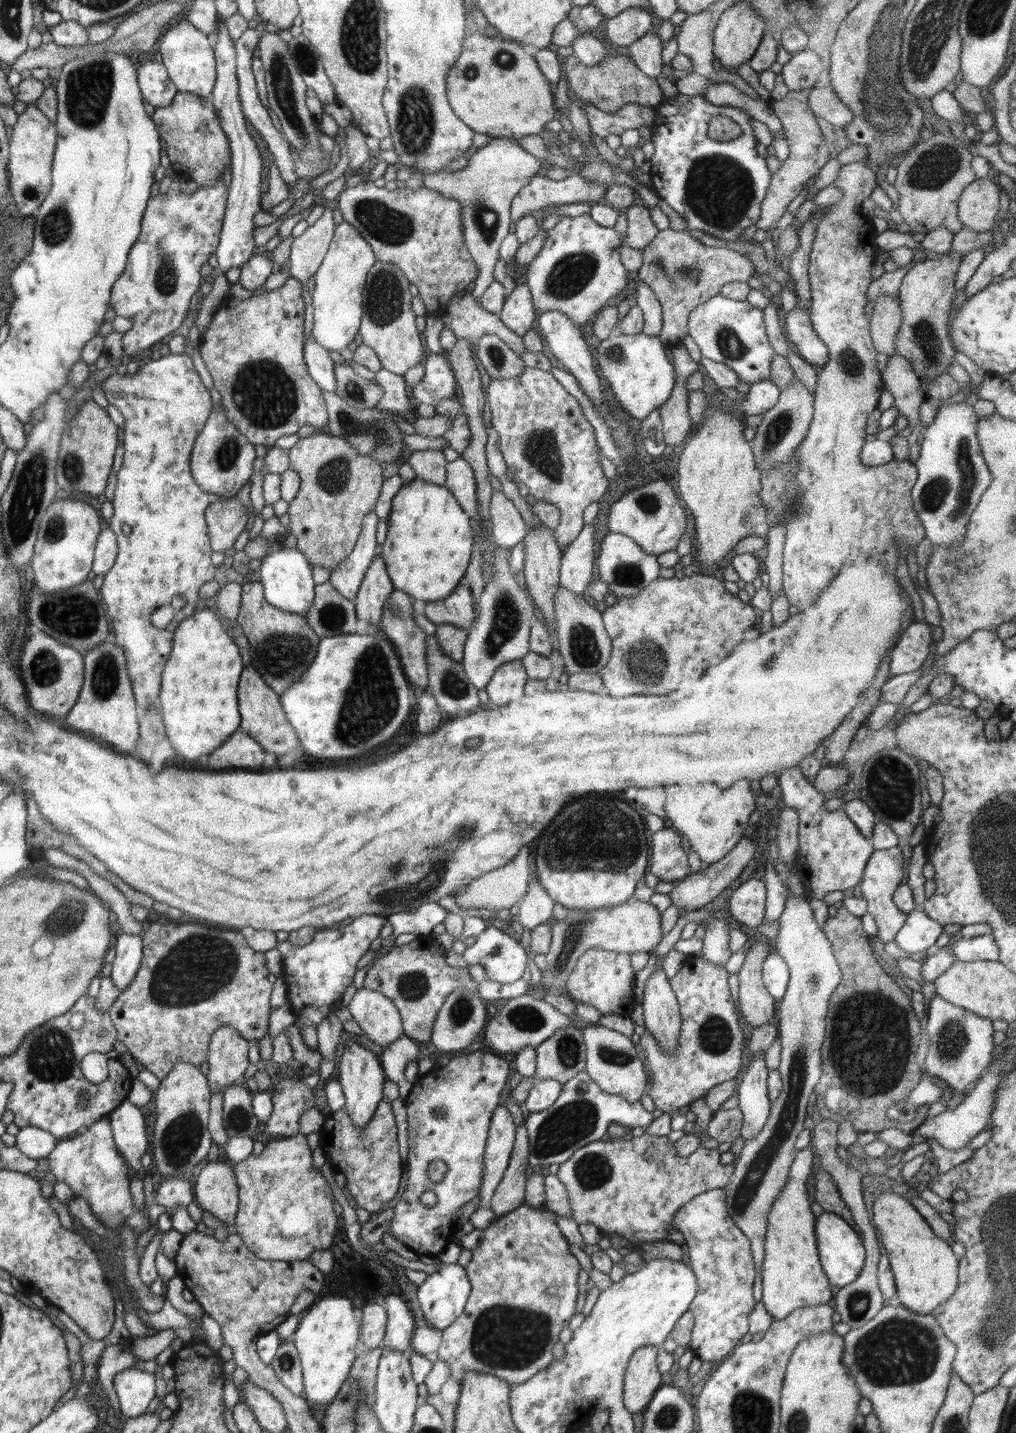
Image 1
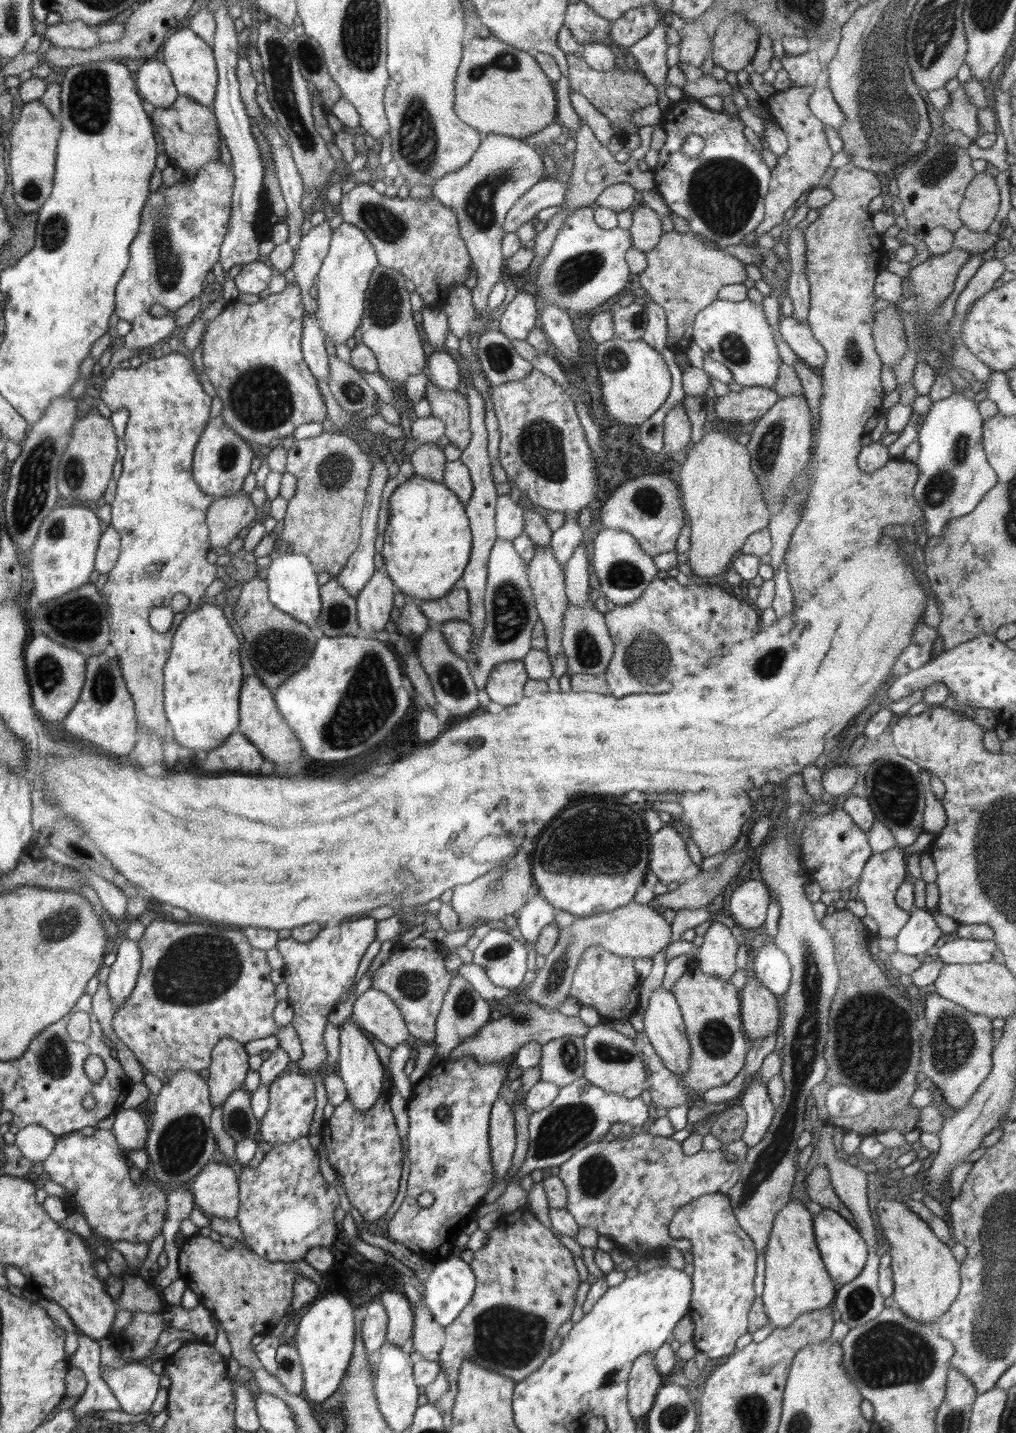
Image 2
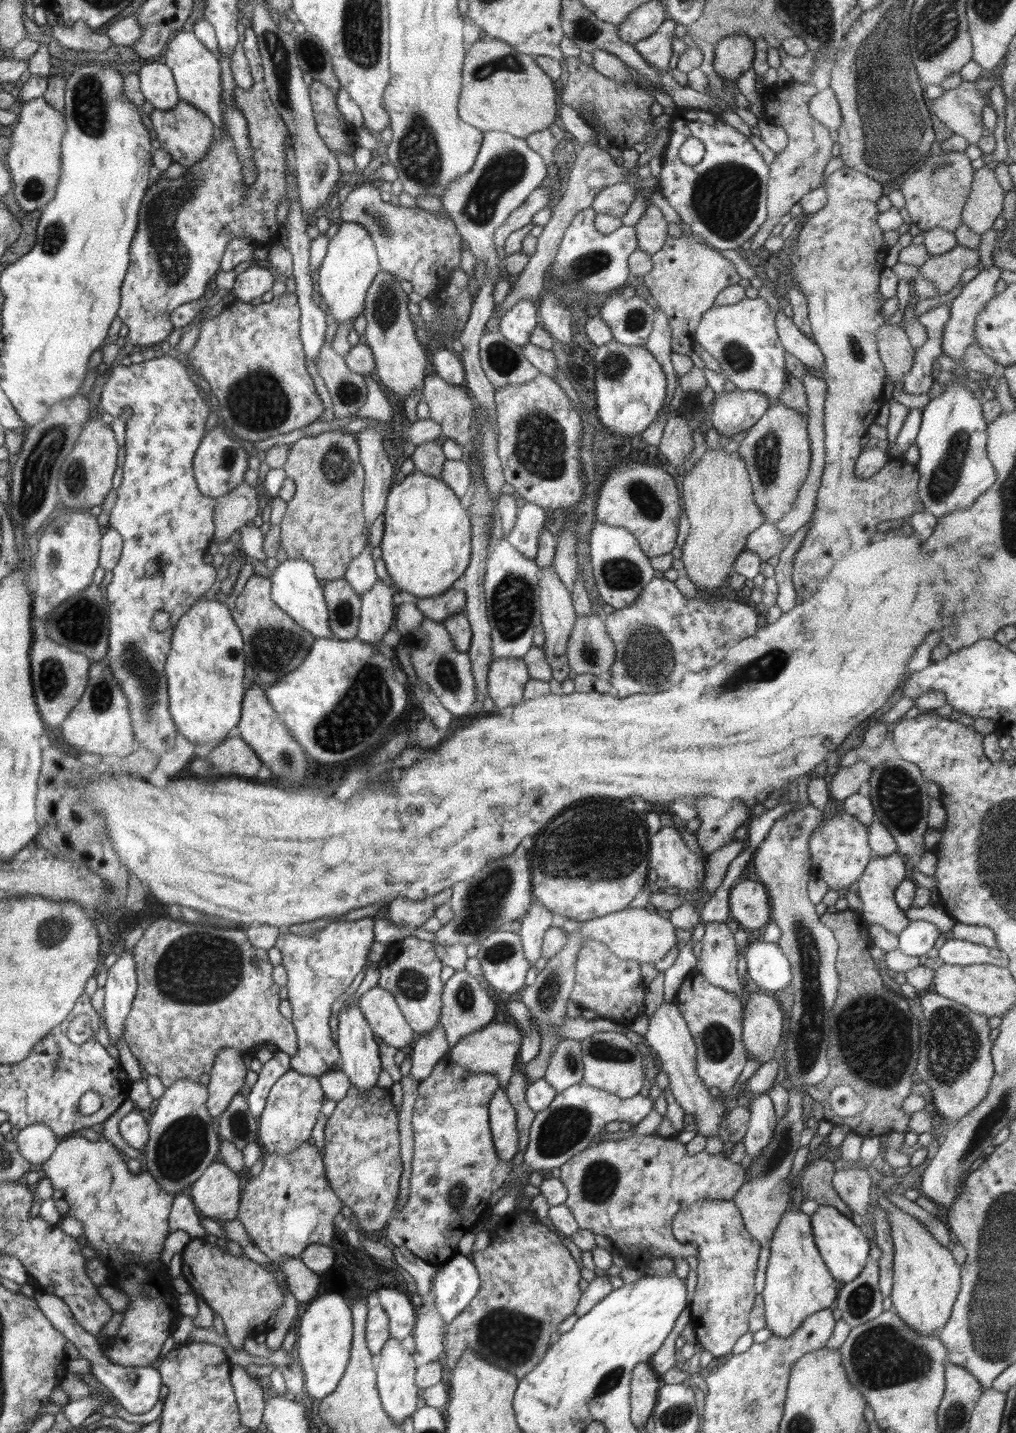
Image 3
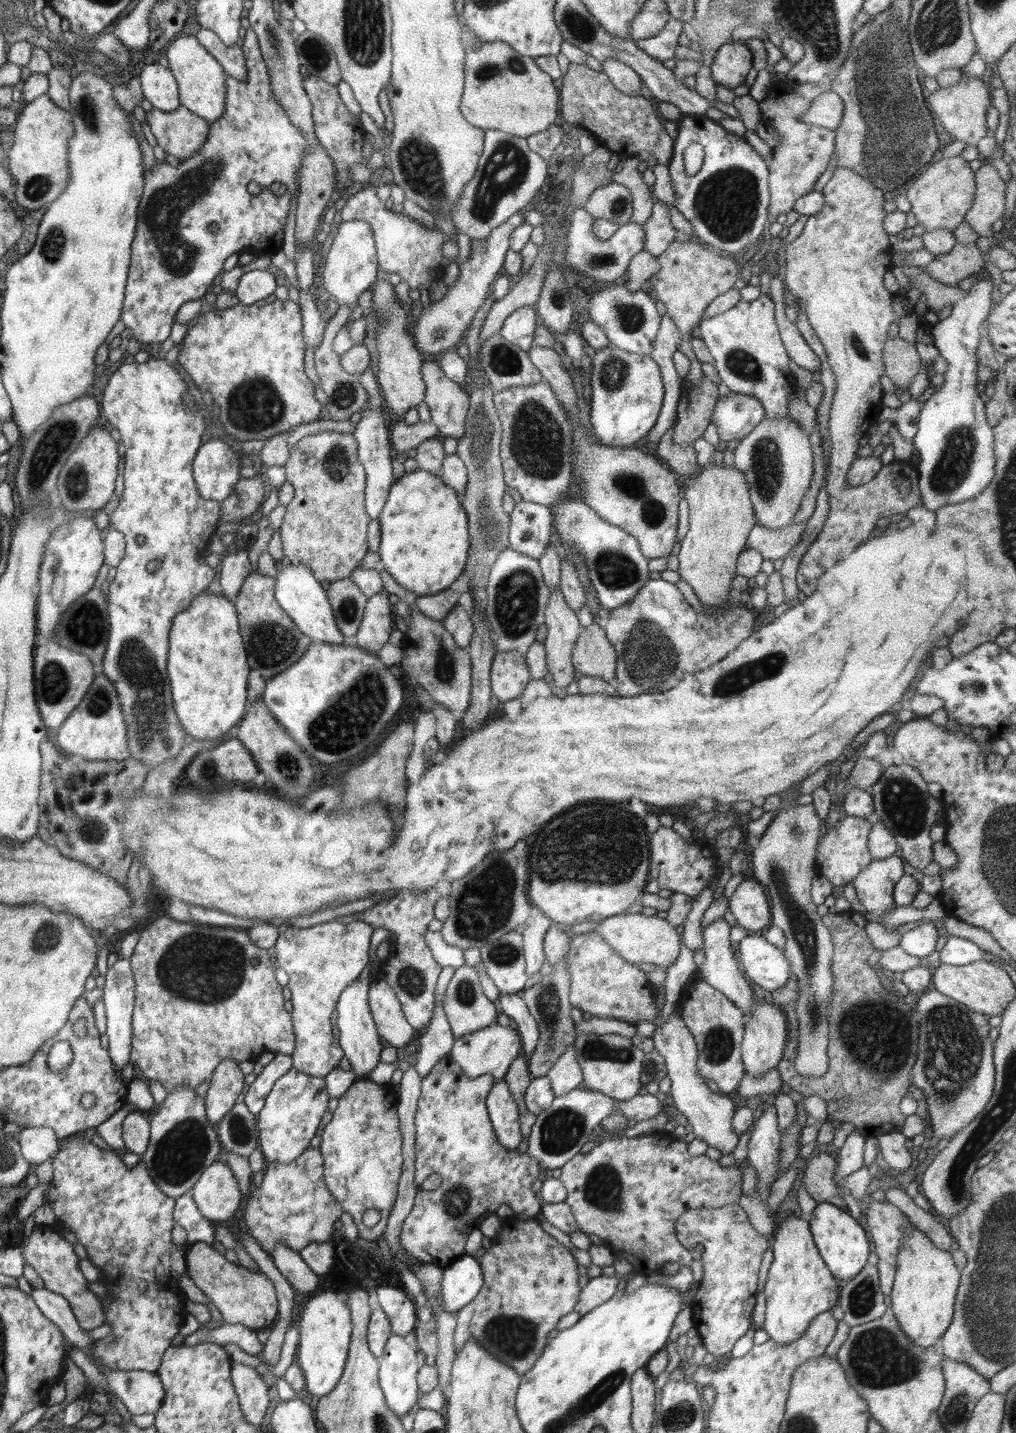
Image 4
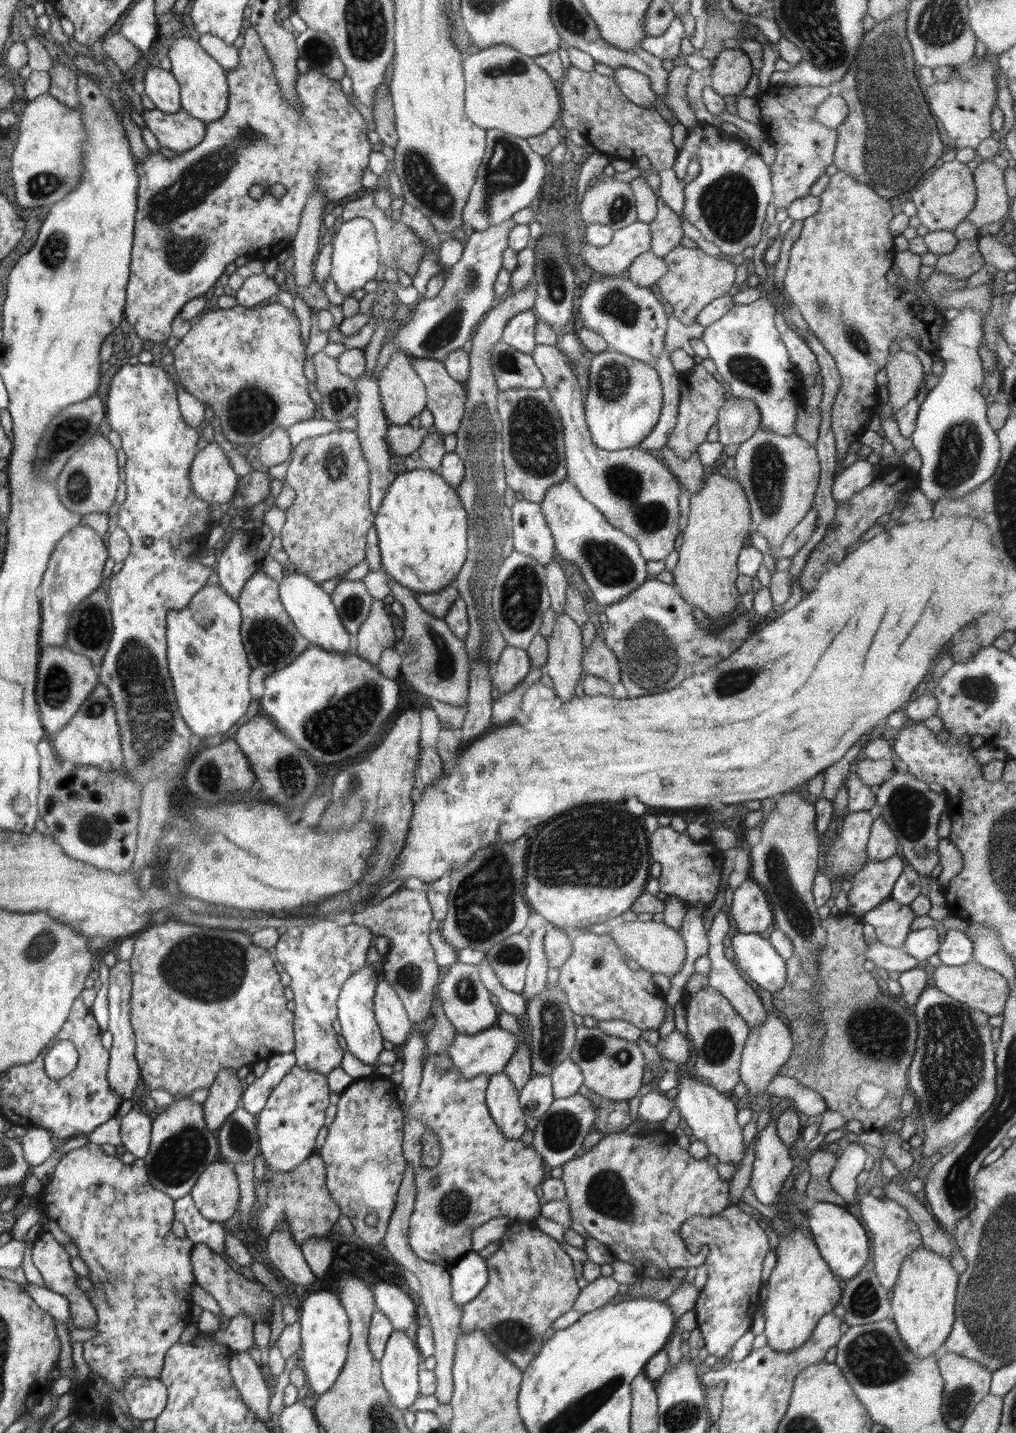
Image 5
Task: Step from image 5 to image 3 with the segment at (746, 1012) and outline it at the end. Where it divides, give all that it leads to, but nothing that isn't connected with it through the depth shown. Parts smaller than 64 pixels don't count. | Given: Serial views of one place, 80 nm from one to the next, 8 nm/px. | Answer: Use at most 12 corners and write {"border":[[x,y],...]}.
{"border":[[725,922],[706,923],[695,972],[742,994],[739,949]]}

